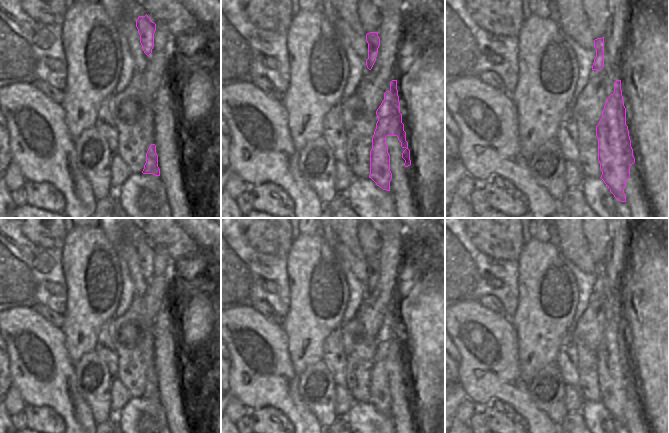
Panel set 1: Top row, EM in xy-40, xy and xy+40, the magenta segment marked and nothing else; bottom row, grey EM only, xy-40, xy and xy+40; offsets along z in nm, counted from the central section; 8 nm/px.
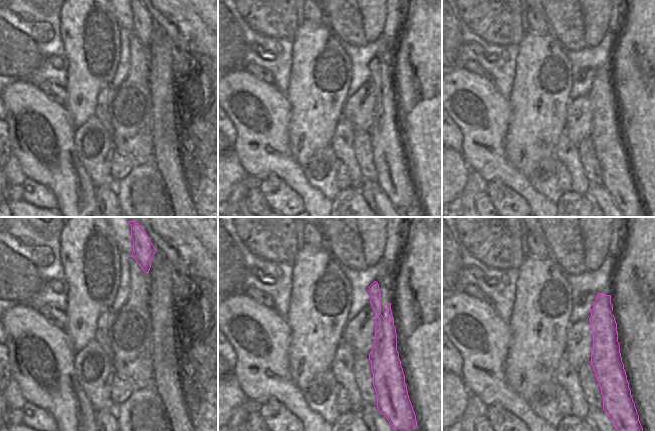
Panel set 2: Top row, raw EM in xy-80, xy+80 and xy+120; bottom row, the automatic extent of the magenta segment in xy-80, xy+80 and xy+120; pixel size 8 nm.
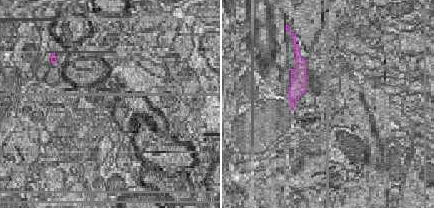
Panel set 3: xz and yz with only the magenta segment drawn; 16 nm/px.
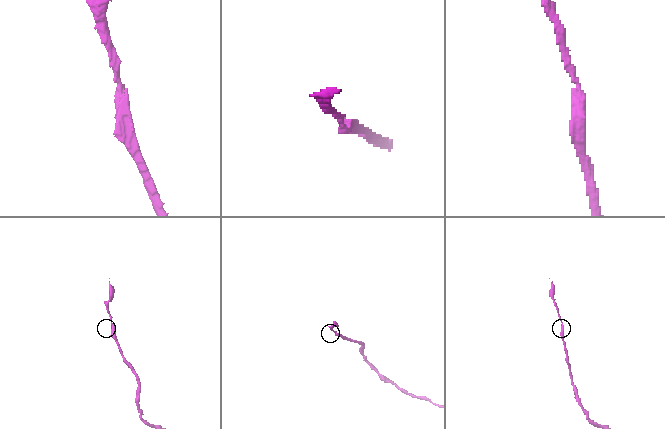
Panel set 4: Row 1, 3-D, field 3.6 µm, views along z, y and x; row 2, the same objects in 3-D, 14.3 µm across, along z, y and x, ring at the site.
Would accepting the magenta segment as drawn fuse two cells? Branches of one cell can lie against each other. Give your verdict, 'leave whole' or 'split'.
leave whole

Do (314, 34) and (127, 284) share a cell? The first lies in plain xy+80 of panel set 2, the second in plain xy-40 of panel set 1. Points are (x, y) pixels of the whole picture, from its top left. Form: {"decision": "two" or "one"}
{"decision": "two"}

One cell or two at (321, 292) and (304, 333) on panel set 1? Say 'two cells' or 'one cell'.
one cell

